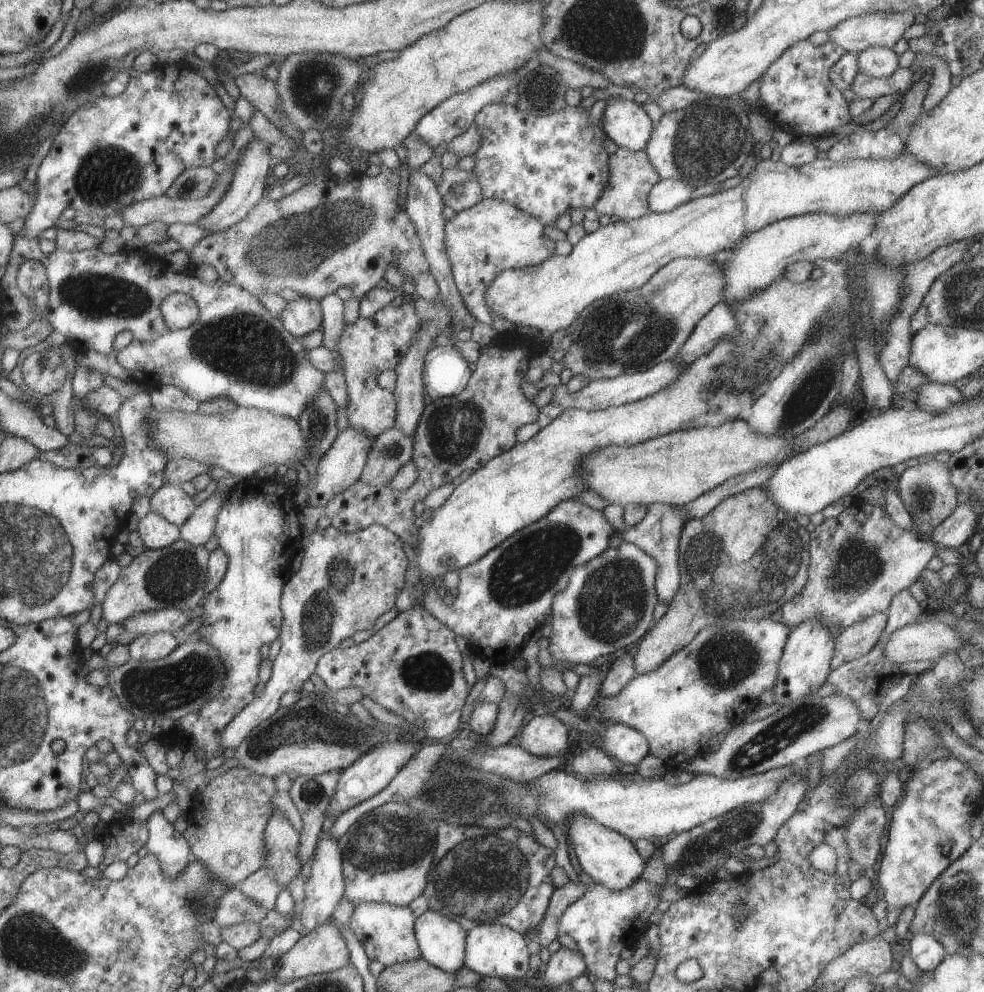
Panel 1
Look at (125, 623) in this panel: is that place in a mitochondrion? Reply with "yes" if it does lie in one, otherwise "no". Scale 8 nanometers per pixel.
no

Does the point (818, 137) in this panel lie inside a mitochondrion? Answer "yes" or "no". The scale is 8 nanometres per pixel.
no

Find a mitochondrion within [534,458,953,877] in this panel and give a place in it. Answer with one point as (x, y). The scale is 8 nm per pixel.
(779, 559)

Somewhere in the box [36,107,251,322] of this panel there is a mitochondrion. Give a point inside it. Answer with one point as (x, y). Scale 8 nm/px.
(106, 176)

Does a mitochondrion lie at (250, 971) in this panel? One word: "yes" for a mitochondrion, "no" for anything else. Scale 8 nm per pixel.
no

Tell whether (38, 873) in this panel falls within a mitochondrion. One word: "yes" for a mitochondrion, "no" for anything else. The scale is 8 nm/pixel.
no

